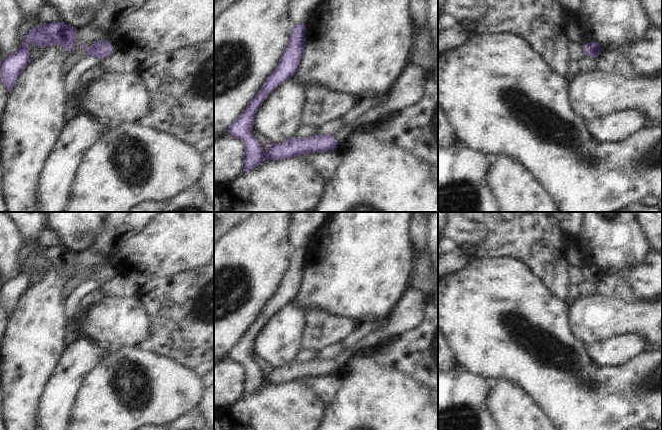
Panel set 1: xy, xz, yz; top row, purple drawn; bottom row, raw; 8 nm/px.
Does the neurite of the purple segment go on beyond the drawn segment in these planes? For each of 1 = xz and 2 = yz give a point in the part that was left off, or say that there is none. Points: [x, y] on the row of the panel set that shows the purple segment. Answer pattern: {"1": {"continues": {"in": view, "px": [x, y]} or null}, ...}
{"1": {"continues": null}, "2": {"continues": null}}

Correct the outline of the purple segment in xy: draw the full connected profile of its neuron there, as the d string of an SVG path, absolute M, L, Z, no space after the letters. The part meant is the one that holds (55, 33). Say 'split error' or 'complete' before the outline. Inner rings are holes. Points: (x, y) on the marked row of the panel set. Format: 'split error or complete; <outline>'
complete; M51 22L32 27L17 51L0 60L0 78L7 92L10 93L18 76L30 63L27 49L30 43L41 48L59 45L65 47L70 55L75 43L75 31L75 27L63 22Z

